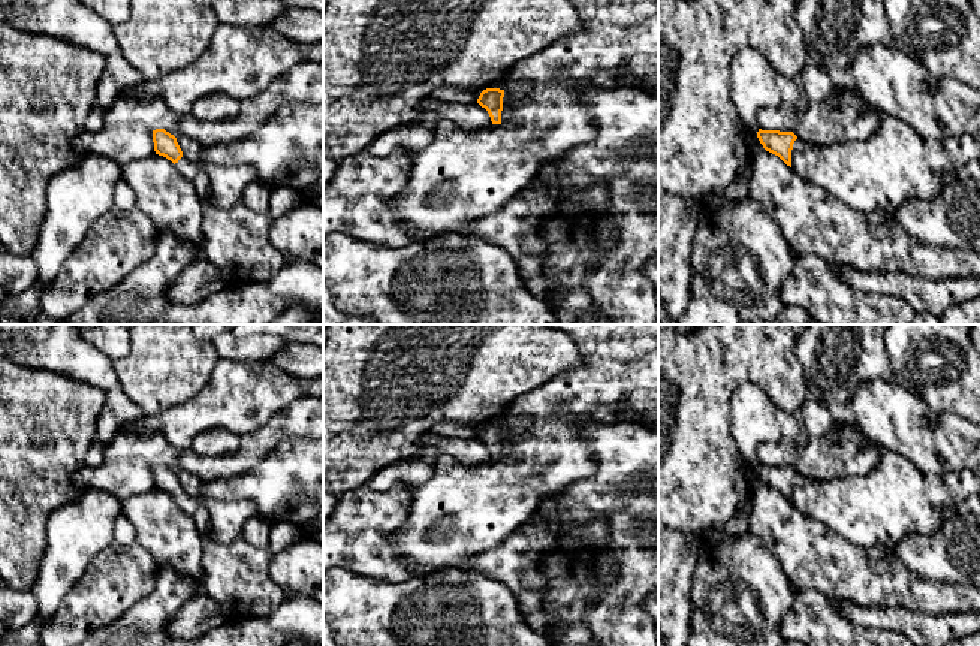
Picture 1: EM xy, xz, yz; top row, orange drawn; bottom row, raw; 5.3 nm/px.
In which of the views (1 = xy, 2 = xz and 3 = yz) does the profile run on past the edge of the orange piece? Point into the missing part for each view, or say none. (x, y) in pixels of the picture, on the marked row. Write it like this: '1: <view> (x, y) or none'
1: xy (235, 240)
2: none
3: none

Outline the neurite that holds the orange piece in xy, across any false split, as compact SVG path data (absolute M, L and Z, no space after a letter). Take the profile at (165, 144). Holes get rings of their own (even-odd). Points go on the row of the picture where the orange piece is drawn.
M165 129L153 130L154 151L174 163L174 170L196 187L202 215L200 254L226 278L227 284L266 281L287 259L269 242L272 218L251 211L244 202L217 209L203 203L206 175L183 156L177 138Z

